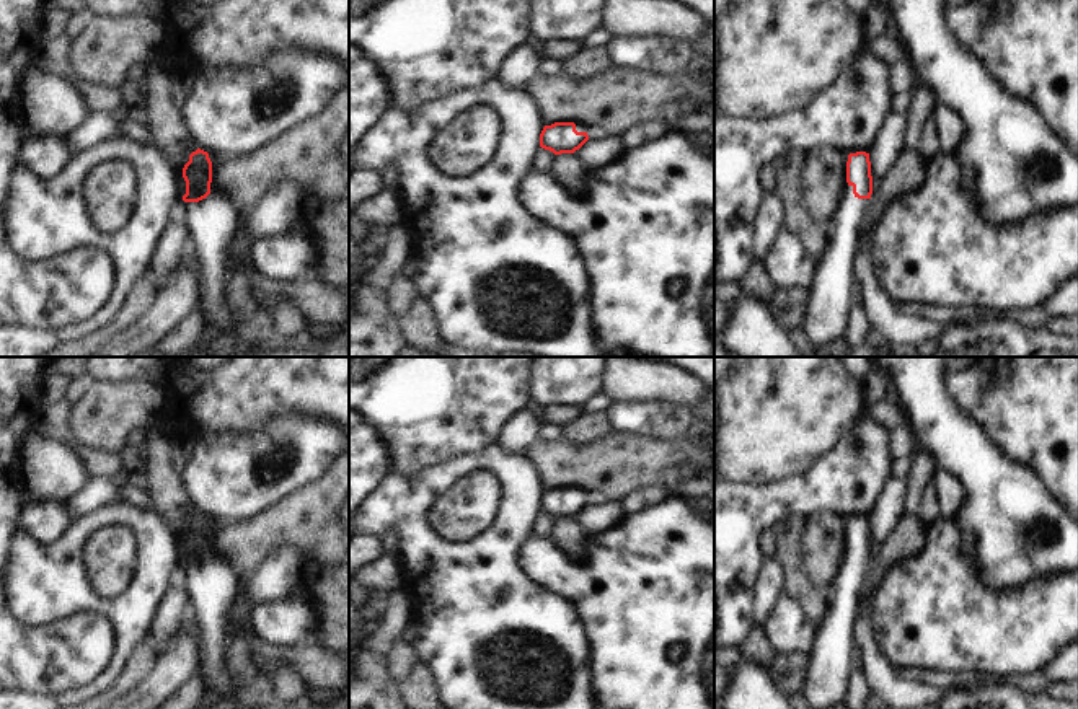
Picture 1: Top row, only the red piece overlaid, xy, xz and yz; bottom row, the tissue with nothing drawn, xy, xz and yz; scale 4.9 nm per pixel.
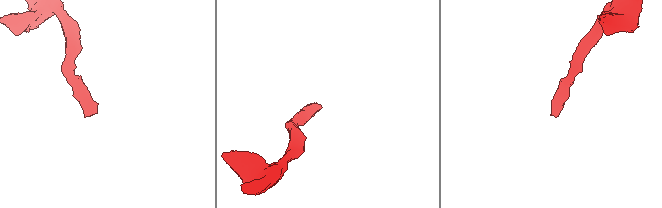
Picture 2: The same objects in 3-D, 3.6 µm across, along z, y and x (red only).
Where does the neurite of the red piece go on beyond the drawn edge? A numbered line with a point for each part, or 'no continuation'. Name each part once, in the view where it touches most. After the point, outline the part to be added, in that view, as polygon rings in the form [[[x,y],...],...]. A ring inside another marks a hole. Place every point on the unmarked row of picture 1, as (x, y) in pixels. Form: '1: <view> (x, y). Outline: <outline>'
1: xy (212, 589). Outline: [[[214,551],[205,564],[181,567],[179,579],[197,631],[194,675],[205,694],[219,701],[233,699],[240,676],[230,673],[227,654],[235,631],[232,613],[243,593],[241,580]]]

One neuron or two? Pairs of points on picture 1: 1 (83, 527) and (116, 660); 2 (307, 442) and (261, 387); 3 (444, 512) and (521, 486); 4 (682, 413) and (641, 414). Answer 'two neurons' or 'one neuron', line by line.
1: one neuron
2: two neurons
3: one neuron
4: one neuron

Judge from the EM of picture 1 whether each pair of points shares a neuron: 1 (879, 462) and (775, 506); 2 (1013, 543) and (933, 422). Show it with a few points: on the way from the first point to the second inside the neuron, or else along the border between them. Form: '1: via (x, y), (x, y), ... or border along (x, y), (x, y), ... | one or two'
1: via (853, 473), (843, 483), (801, 496) | one
2: via (1008, 514), (1007, 502), (995, 484), (963, 452) | one

